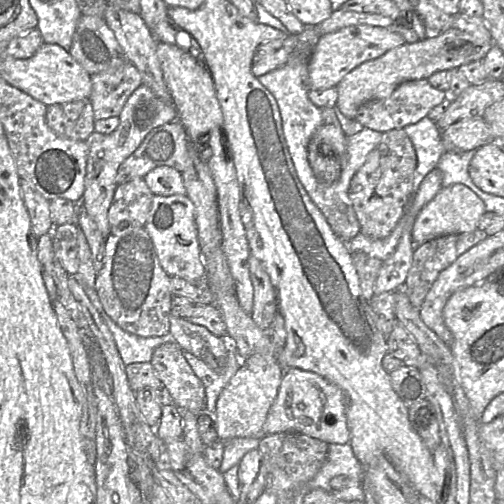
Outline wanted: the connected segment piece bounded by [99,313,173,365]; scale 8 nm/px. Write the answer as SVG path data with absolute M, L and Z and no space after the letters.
M99 315L109 328L117 350L125 365L132 363L148 363L151 361L153 352L159 346L173 342L167 334L161 337L140 337L121 329L109 316Z

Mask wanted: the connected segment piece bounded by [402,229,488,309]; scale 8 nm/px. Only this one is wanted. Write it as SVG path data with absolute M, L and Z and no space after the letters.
M481 230L471 233L449 234L432 239L424 244L417 245L413 252L412 265L402 290L409 298L413 307L420 309L429 290L439 277L440 273L456 261L463 253L485 240L488 235Z

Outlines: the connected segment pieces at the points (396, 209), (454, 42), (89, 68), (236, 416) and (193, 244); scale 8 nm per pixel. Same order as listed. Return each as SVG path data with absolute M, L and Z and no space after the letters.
M396 129L383 133L378 145L351 178L346 194L346 200L359 222L359 233L382 239L392 232L411 200L416 167L416 151L405 130Z
M487 24L486 28L472 32L451 28L435 37L405 43L376 59L364 62L344 76L336 86L336 106L346 118L355 119L364 103L388 97L402 82L428 79L435 72L458 69L461 65L482 60L494 46Z
M82 15L68 51L90 75L129 63L102 17Z
M244 363L231 377L217 399L213 417L219 440L260 438L268 413L278 394L283 369L278 364L270 367L248 366Z
M154 195L144 229L152 241L162 269L168 276L191 282L204 280L206 267L198 241L194 206L186 195Z

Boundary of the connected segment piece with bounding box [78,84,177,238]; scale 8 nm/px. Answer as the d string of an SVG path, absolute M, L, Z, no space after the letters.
M144 84L139 86L126 101L120 115L119 126L108 135L94 132L85 141L88 147L84 192L80 205L96 223L101 234L106 238L111 232L108 222L108 210L115 189L115 178L119 166L141 145L145 137L155 128L177 120L177 113L172 104L162 101Z

